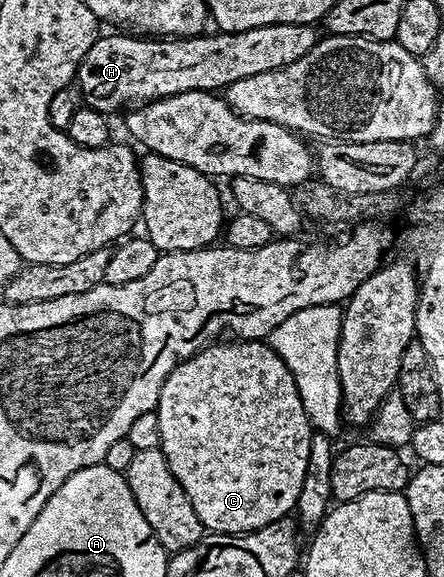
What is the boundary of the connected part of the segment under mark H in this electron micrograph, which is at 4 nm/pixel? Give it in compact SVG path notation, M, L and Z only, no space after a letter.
M267 24L247 32L212 32L196 37L170 37L168 40L158 40L153 36L132 38L129 34L109 34L106 38L105 35L99 36L79 64L75 86L79 94L81 89L85 97L82 98L84 105L106 116L112 115L112 110L124 111L188 90L221 92L225 87L235 84L235 80L247 80L247 76L259 76L259 72L278 70L307 56L307 52L311 52L313 45L319 41L319 34L313 30L316 29L309 24Z

